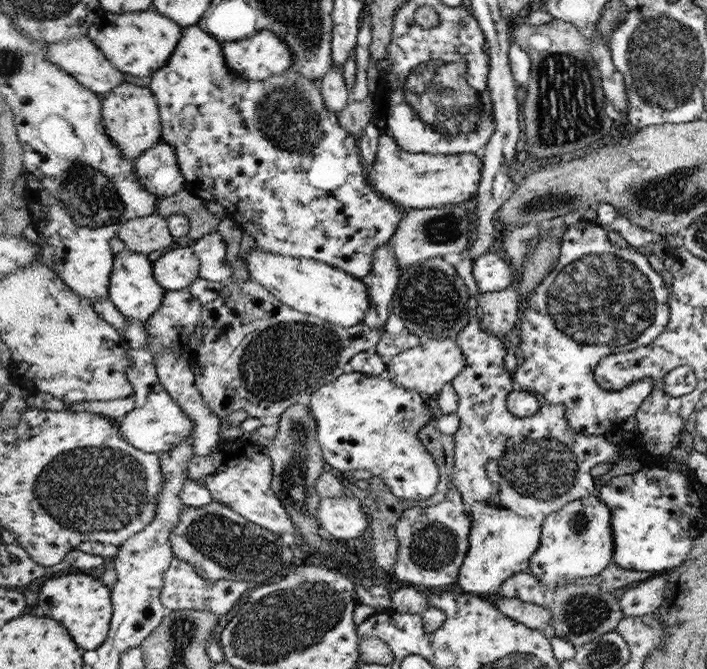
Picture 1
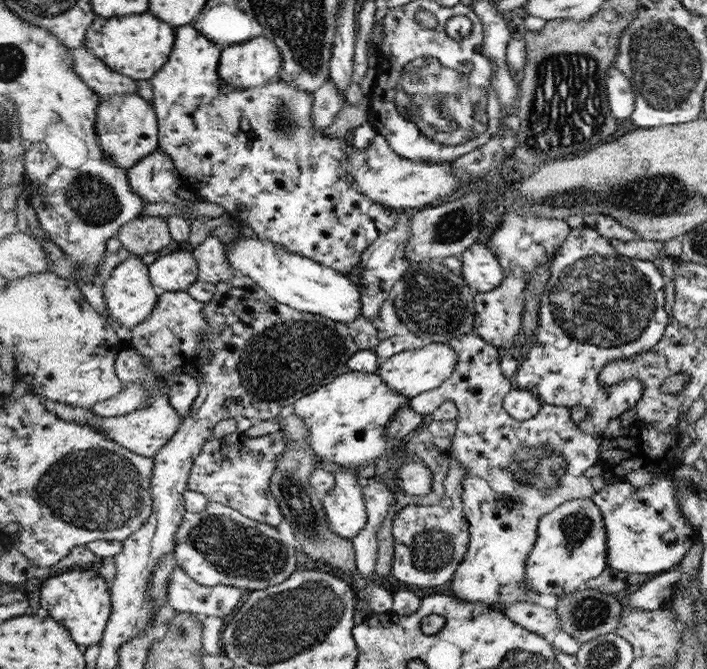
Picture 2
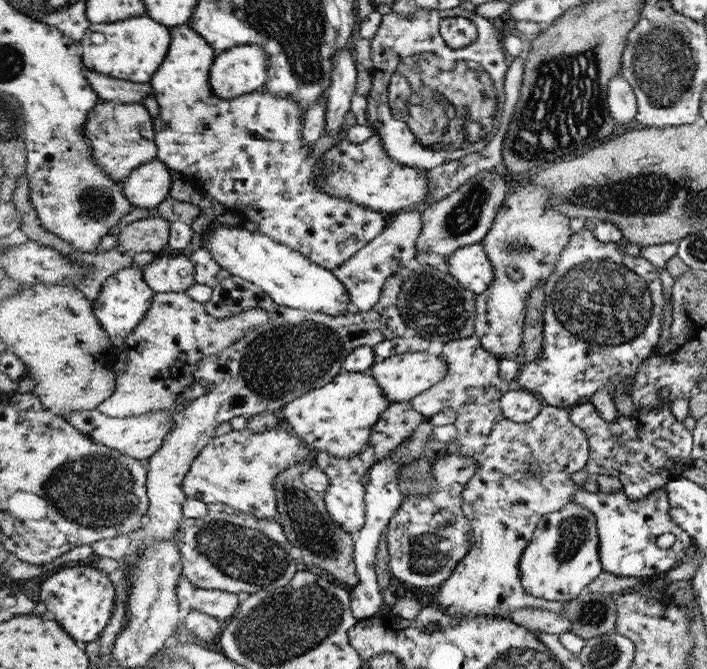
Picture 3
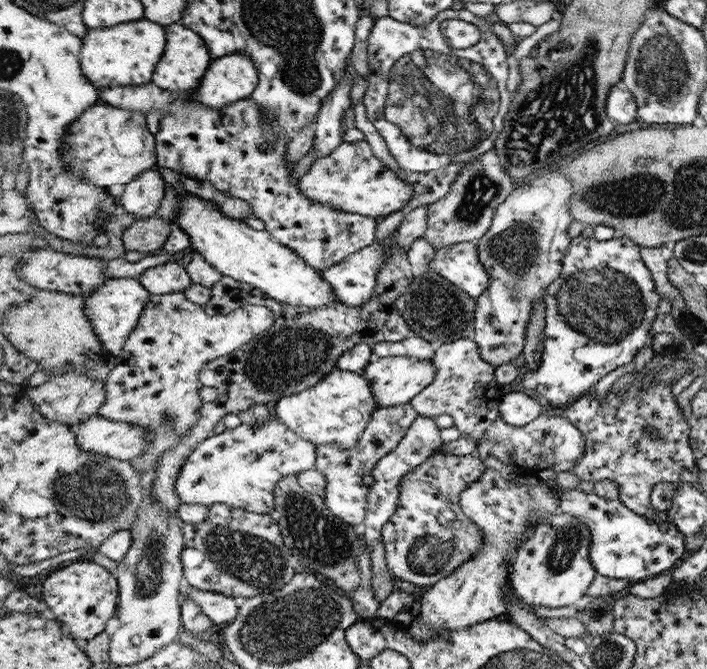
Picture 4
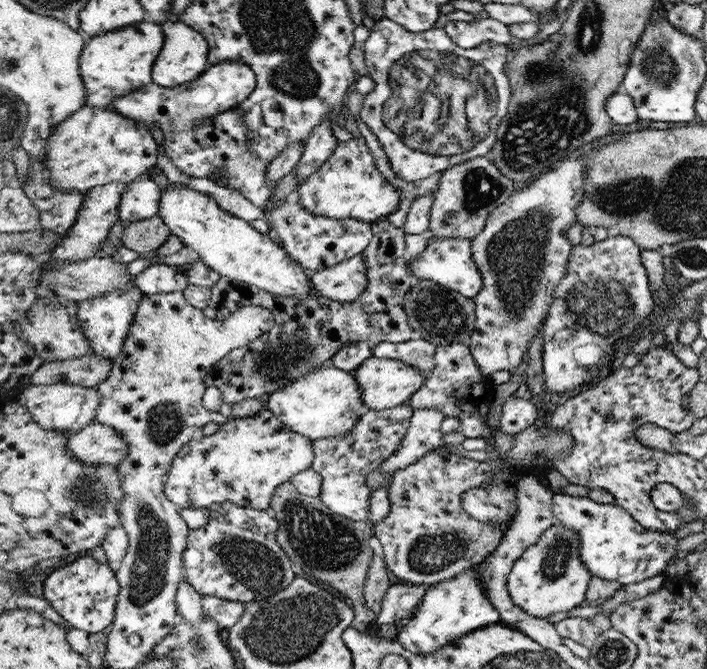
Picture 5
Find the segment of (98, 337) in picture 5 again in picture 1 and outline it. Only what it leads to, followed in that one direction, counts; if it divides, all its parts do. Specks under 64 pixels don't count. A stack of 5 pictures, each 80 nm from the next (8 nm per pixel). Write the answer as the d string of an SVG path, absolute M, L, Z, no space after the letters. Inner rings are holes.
M130 248L117 254L111 279L110 299L126 319L149 321L163 306L168 294L168 290L164 289L156 278L155 262L150 260L148 254Z

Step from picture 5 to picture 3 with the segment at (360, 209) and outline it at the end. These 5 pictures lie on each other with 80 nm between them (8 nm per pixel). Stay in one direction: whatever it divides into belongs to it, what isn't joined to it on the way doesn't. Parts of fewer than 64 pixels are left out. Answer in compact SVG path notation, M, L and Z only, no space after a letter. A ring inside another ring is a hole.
M377 134L362 144L347 136L324 152L315 180L317 186L330 196L351 200L360 206L367 206L374 212L395 215L397 212L411 210L412 206L421 204L421 200L427 197L428 171L410 168L394 161L386 153L382 139Z

